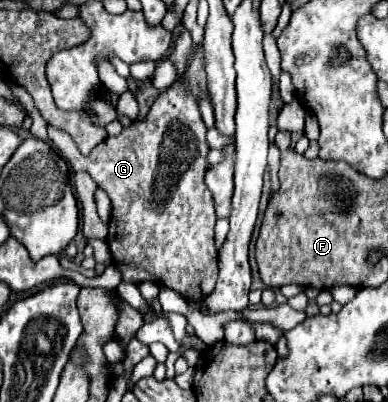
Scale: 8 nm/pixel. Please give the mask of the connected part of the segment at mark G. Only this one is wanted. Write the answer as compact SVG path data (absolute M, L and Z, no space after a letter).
M173 83L169 89L171 91L161 93L143 121L135 121L117 137L107 137L87 157L79 153L67 133L61 133L53 127L47 127L47 133L49 141L59 149L65 161L69 161L75 171L89 171L93 181L109 195L113 213L105 241L111 251L113 265L121 271L123 281L135 285L155 283L159 287L175 289L187 301L203 303L213 293L217 281L217 247L213 239L213 225L217 217L213 209L213 197L203 181L207 169L205 157L209 151L205 141L207 127L201 119L197 101L189 97L187 89L179 83Z

